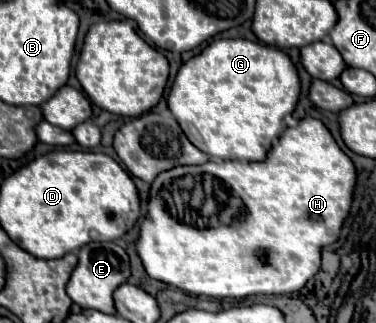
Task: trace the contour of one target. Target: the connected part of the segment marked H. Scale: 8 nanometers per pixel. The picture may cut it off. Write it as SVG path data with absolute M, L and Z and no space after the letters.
M305 118L295 128L287 128L283 136L279 138L279 144L275 144L263 162L207 162L203 166L179 166L173 170L167 170L155 178L151 184L151 202L149 202L149 214L141 222L141 236L137 240L137 252L143 260L143 266L147 274L155 280L161 280L169 286L175 286L183 292L197 294L197 296L209 296L209 298L245 298L253 294L291 294L301 290L317 272L321 270L321 250L333 242L339 240L341 226L347 220L353 204L353 194L357 186L357 168L351 162L351 158L341 150L329 128L317 120L317 118Z

